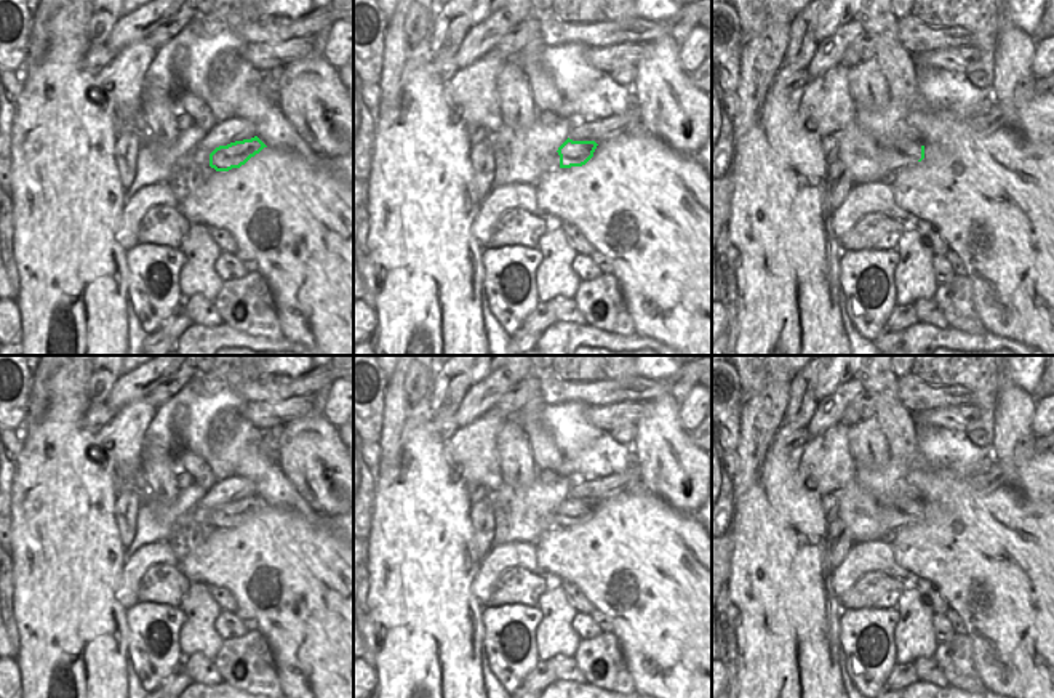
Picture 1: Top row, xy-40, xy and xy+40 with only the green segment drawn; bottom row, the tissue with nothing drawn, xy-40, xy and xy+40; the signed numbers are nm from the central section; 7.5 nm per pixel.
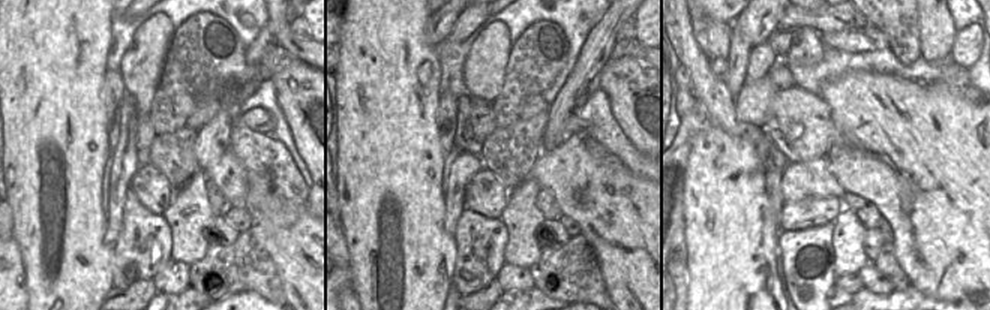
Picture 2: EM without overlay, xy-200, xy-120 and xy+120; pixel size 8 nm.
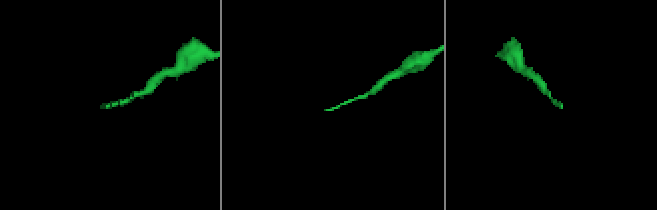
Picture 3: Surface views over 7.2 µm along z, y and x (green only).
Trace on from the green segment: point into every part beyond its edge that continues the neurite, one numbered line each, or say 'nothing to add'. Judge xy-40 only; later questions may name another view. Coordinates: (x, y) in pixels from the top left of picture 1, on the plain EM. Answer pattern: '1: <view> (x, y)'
nothing to add

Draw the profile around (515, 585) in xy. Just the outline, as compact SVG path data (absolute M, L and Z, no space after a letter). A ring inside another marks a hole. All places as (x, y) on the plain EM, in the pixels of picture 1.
M520 567L507 568L493 589L489 607L502 607L505 604L537 607L541 596L550 584L550 578L541 572L529 572Z

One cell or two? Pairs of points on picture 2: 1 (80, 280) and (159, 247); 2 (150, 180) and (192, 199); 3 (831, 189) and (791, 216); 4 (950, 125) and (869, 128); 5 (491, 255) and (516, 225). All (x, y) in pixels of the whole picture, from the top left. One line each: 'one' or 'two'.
1: two
2: two
3: two
4: one
5: two

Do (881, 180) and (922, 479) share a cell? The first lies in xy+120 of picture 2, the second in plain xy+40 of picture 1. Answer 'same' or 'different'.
same

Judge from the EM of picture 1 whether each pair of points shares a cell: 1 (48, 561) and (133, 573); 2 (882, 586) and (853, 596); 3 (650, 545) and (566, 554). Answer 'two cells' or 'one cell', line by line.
1: two cells
2: one cell
3: one cell

